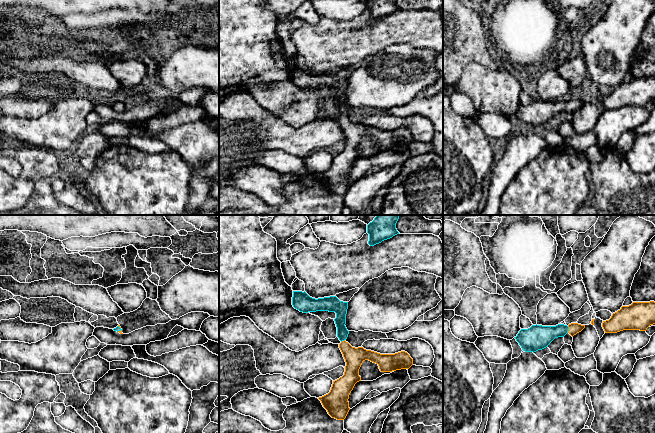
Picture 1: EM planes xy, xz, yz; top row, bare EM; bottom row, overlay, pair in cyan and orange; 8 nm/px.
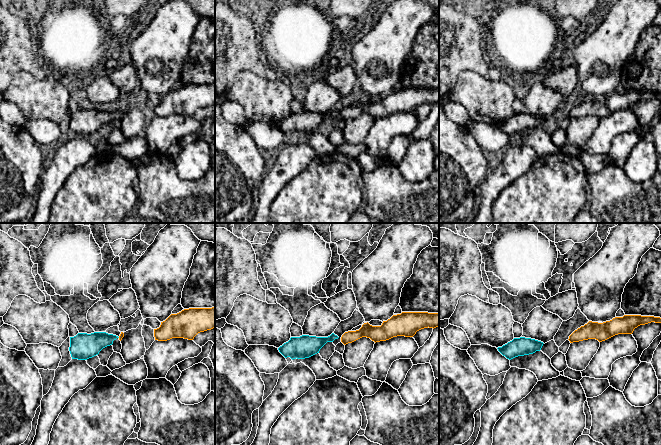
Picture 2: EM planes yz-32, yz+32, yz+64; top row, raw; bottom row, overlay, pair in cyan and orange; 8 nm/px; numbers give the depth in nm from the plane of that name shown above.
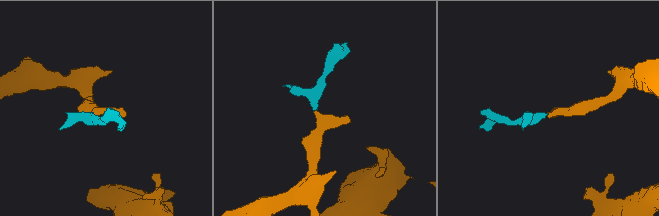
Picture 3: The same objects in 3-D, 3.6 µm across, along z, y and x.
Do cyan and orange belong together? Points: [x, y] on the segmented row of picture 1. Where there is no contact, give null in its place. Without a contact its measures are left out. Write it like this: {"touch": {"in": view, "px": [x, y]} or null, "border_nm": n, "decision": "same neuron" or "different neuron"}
{"touch": {"in": "yz", "px": [568, 329]}, "border_nm": 60, "decision": "same neuron"}

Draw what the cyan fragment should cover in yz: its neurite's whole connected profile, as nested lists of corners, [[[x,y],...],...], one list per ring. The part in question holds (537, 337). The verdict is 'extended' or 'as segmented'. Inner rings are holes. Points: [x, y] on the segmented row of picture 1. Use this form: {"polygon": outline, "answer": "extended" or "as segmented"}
{"polygon": [[[571,323],[568,326],[558,324],[556,326],[532,325],[528,329],[521,329],[517,334],[516,341],[525,352],[542,350],[558,337],[564,337],[569,333],[572,337],[581,332],[585,325]]], "answer": "extended"}

